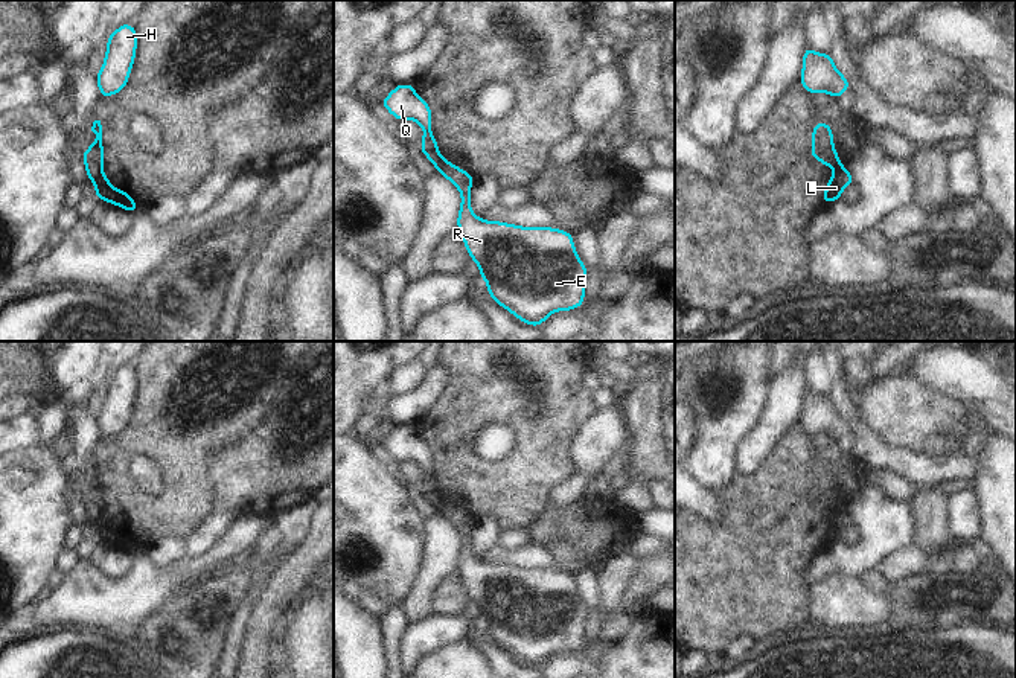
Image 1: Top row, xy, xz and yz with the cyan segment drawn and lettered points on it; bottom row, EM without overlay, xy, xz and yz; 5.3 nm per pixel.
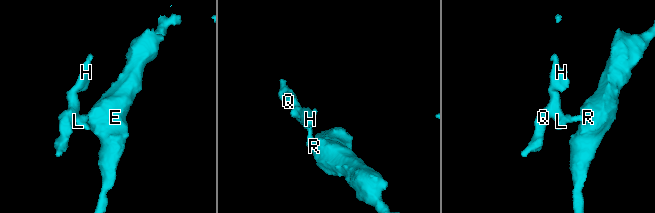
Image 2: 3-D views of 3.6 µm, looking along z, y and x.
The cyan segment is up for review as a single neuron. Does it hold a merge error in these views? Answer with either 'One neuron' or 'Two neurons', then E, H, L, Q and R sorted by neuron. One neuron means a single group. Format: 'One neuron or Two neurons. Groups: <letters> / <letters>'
Two neurons. Groups: E L R / H Q

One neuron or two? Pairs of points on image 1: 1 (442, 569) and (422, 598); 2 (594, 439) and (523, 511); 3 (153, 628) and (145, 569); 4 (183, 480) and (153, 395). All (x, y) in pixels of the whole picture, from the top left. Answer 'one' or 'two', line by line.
1: one
2: two
3: two
4: one

